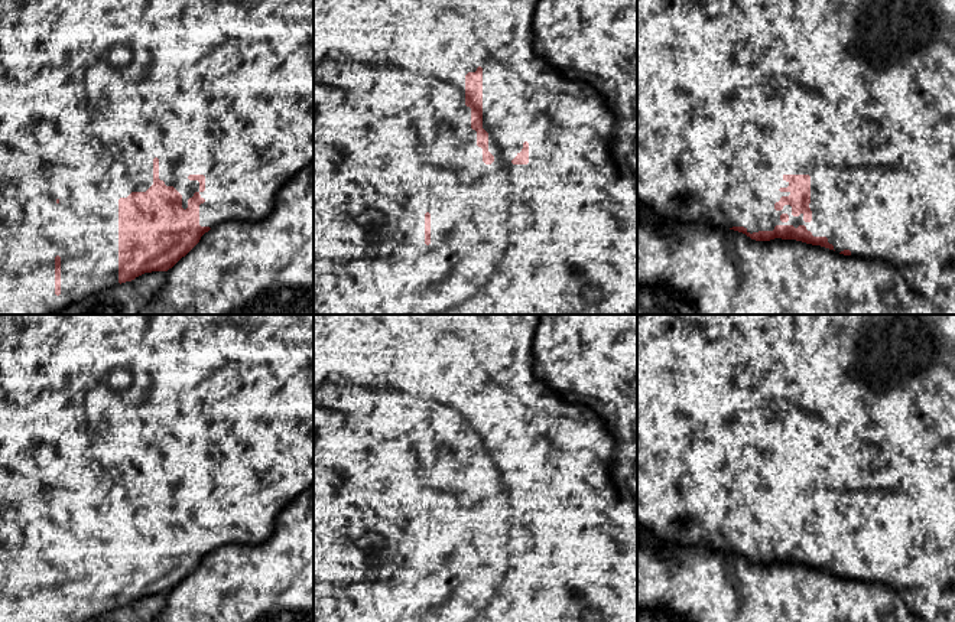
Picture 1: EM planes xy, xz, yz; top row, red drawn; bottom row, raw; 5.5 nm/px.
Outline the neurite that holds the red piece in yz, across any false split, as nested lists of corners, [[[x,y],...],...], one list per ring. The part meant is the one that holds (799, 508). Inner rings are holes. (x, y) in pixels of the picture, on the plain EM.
[[[637,315],[637,524],[639,524],[639,525],[641,525],[641,527],[643,527],[643,528],[644,528],[644,530],[646,530],[646,531],[649,531],[649,533],[650,533],[650,534],[652,534],[652,535],[653,535],[653,537],[654,537],[654,538],[656,538],[656,540],[660,540],[660,541],[666,541],[666,543],[679,543],[679,544],[683,544],[683,546],[704,546],[704,547],[709,547],[709,548],[711,548],[711,550],[717,550],[717,551],[730,551],[730,553],[734,553],[734,554],[738,554],[738,556],[743,556],[743,557],[746,557],[746,559],[747,559],[747,560],[750,560],[750,561],[751,561],[751,563],[756,563],[756,564],[770,564],[770,563],[774,563],[774,561],[782,561],[782,563],[796,563],[796,564],[802,564],[802,566],[806,566],[806,567],[812,567],[812,569],[821,569],[821,570],[825,570],[825,571],[829,571],[829,573],[834,573],[834,574],[837,574],[837,576],[839,576],[839,577],[844,577],[844,579],[852,579],[852,580],[858,580],[858,582],[871,582],[871,583],[881,583],[881,584],[886,584],[886,586],[889,586],[889,587],[891,587],[891,589],[893,589],[893,590],[894,590],[894,592],[896,592],[896,593],[897,593],[897,595],[899,595],[899,596],[900,596],[900,597],[902,597],[902,599],[903,599],[903,602],[904,602],[904,603],[906,603],[906,605],[907,605],[907,608],[909,608],[909,609],[910,609],[910,612],[912,612],[912,613],[915,613],[915,615],[916,615],[916,616],[919,616],[919,618],[920,618],[920,619],[922,619],[922,621],[925,621],[925,622],[930,622],[930,621],[933,621],[933,619],[935,619],[935,616],[936,616],[936,615],[938,615],[938,612],[939,612],[939,609],[941,609],[941,606],[942,606],[942,603],[943,603],[943,595],[945,595],[945,593],[946,593],[946,592],[952,592],[952,589],[954,589],[954,587],[955,587],[955,315]]]

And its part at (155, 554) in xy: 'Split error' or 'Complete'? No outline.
Split error

